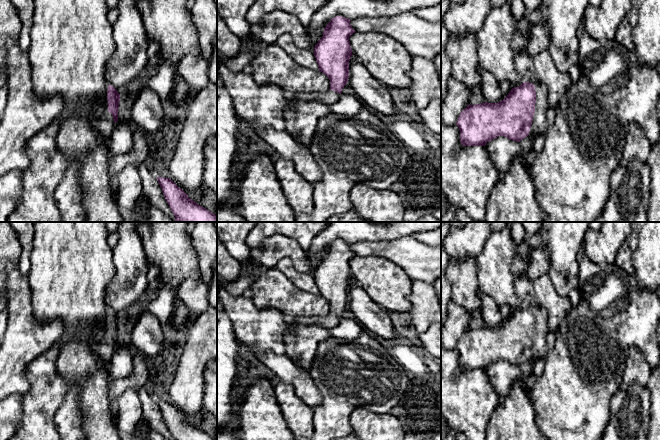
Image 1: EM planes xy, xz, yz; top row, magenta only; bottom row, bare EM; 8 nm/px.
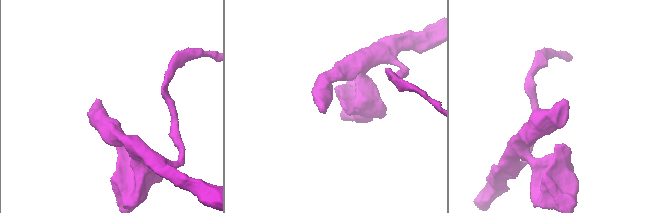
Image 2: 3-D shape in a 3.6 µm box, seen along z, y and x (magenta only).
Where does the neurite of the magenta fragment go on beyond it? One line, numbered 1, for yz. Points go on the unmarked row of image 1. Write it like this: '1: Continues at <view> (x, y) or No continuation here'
1: Continues at yz (539, 349)

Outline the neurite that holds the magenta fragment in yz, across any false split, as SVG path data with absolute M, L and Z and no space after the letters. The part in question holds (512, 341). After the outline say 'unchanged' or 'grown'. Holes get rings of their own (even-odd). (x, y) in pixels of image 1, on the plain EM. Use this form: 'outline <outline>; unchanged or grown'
outline M523 306L498 327L469 328L456 347L460 366L463 370L485 370L498 360L520 366L528 359L545 358L548 331L546 309Z; grown

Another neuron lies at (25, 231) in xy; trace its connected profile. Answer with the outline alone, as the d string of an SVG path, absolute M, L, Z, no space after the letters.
M10 222L12 228L16 231L19 242L22 247L22 253L18 261L19 270L23 275L28 276L31 269L31 253L33 249L33 240L35 236L36 222Z

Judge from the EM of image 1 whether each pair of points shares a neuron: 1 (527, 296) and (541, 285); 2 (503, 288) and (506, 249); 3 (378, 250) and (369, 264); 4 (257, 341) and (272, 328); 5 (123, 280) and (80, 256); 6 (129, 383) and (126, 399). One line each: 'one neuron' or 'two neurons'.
1: one neuron
2: one neuron
3: two neurons
4: one neuron
5: two neurons
6: two neurons

